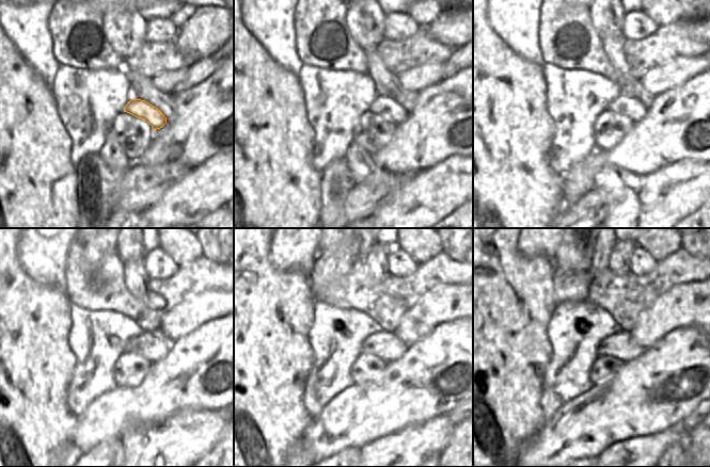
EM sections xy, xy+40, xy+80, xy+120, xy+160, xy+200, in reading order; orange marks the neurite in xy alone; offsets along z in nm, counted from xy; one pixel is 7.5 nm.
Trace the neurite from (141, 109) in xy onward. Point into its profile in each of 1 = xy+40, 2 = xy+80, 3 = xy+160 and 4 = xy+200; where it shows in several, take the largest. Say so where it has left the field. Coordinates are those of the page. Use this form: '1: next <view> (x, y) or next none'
1: next xy+40 (384, 107)
2: next xy+80 (633, 109)
3: next xy+160 (383, 344)
4: next xy+200 (621, 345)

